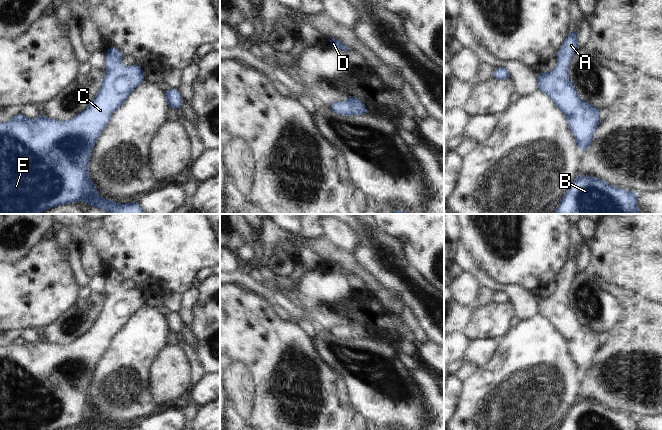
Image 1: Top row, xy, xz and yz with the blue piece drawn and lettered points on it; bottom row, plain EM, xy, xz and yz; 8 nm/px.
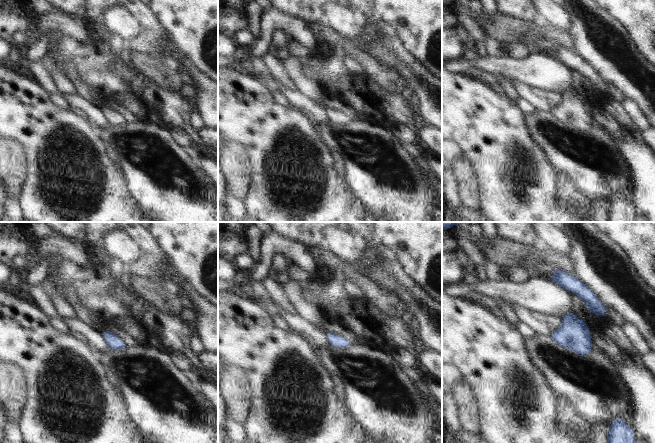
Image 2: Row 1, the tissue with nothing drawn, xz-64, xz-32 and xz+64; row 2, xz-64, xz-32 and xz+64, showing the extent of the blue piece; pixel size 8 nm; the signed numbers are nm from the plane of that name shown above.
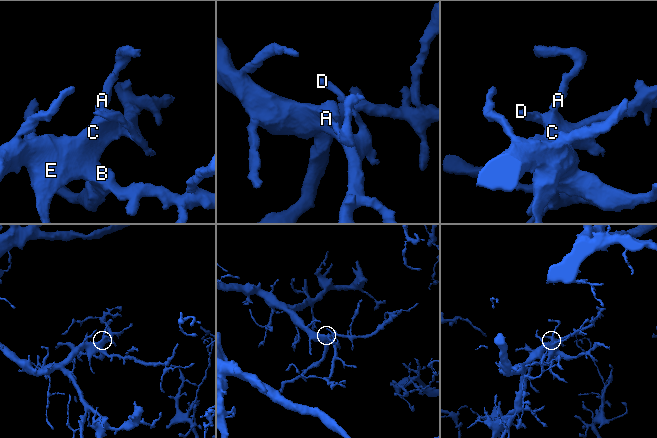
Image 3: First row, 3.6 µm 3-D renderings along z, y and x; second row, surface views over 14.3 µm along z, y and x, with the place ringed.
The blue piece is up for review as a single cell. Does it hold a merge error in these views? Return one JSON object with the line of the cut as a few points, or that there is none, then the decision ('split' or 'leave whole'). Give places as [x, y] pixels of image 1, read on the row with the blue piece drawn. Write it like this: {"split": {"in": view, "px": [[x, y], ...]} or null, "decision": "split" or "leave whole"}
{"split": null, "decision": "leave whole"}

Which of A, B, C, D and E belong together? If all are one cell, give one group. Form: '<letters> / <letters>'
A B C D E

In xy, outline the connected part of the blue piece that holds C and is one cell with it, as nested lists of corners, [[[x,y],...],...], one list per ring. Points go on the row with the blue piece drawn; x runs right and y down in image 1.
[[[109,47],[105,58],[105,69],[107,72],[103,78],[101,88],[99,89],[96,97],[92,100],[91,104],[84,111],[69,121],[63,122],[53,120],[44,116],[43,114],[40,115],[37,119],[32,120],[23,116],[22,114],[18,114],[12,117],[9,121],[0,123],[0,214],[39,214],[42,211],[51,209],[58,205],[72,204],[78,200],[83,200],[88,206],[95,206],[112,214],[146,214],[140,208],[138,202],[117,204],[113,201],[110,201],[109,199],[99,198],[99,192],[95,188],[89,176],[89,170],[87,168],[93,147],[103,129],[108,125],[111,115],[126,101],[131,92],[144,81],[144,76],[146,73],[140,68],[139,65],[134,64],[127,67],[123,67],[121,65],[121,58],[124,56],[125,55],[117,48]]]

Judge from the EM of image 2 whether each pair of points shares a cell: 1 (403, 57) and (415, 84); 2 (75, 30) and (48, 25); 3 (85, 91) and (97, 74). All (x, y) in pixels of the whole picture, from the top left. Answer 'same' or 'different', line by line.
1: same
2: same
3: different

